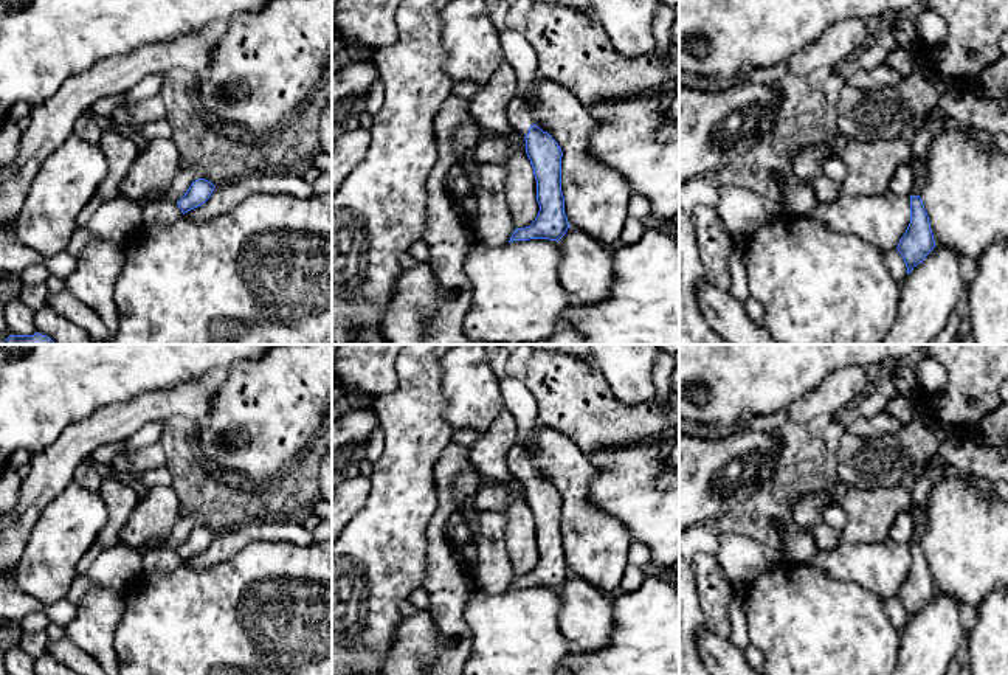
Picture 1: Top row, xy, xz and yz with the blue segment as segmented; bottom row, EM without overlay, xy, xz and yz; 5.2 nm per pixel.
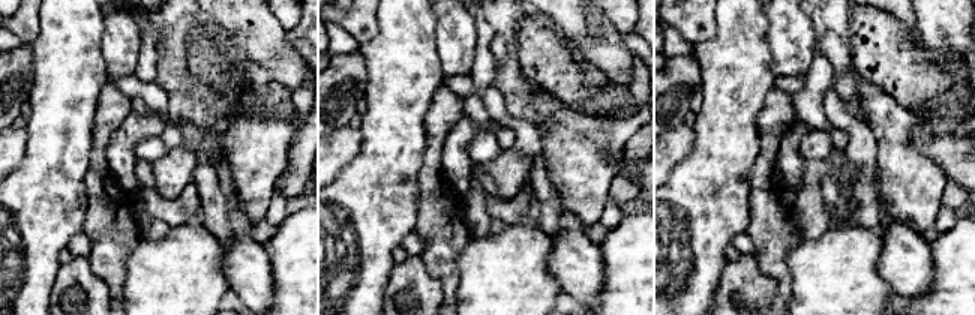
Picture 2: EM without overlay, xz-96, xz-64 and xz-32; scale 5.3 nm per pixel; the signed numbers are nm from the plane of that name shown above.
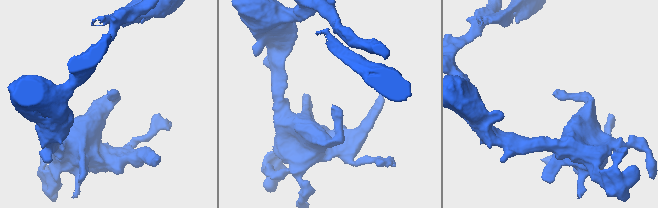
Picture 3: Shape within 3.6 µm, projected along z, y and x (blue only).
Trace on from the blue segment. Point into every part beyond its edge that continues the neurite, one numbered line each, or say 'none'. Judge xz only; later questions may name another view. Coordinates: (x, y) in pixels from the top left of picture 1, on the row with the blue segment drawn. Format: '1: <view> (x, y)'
1: xz (520, 117)

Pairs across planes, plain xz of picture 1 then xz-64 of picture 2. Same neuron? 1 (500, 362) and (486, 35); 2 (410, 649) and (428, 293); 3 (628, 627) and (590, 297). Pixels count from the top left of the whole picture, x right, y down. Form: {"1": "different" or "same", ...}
{"1": "same", "2": "same", "3": "different"}

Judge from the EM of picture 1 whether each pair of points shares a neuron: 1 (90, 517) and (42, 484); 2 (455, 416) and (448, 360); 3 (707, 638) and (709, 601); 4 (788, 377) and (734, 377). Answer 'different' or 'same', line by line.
1: different
2: same
3: different
4: same

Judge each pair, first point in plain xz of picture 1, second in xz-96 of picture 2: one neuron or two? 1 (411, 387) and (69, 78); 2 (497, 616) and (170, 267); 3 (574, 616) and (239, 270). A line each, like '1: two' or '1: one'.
1: one
2: one
3: one

